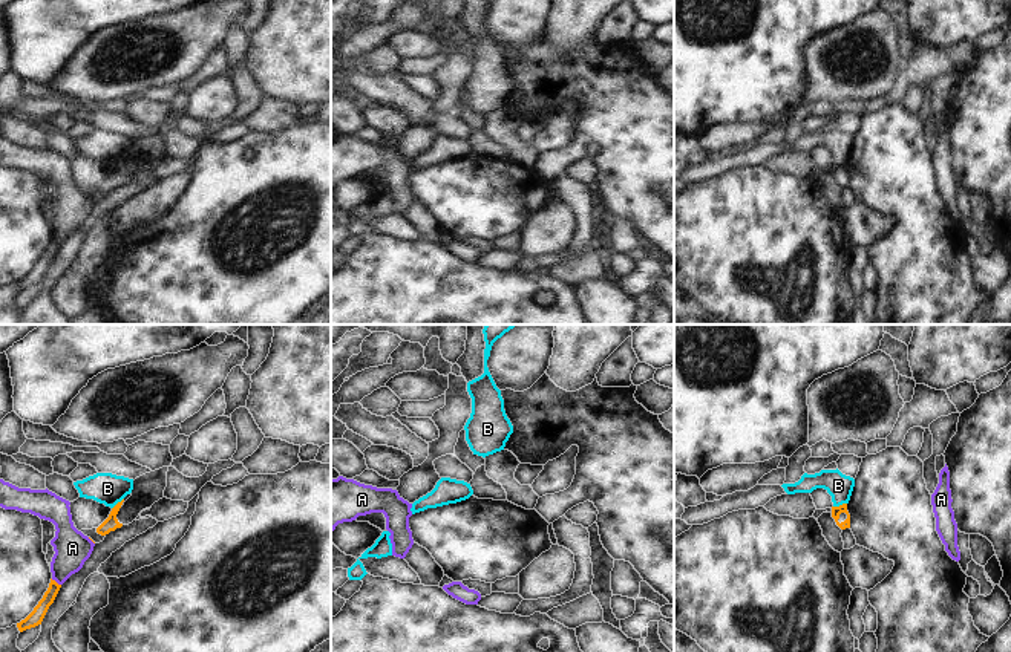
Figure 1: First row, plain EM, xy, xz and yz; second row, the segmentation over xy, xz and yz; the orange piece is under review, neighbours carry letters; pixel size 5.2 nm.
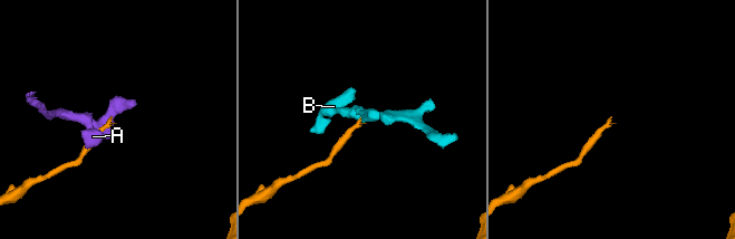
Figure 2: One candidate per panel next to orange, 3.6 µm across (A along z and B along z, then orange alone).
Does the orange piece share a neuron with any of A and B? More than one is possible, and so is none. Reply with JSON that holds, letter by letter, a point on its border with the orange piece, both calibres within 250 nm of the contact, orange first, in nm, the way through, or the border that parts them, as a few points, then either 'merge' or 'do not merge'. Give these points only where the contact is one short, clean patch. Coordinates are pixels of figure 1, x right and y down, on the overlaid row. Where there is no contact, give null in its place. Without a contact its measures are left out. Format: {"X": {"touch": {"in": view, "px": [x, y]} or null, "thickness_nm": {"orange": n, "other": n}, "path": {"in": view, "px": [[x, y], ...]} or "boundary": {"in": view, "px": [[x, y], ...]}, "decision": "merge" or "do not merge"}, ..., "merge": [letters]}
{"A": {"touch": {"in": "xy", "px": [54, 580]}, "thickness_nm": {"orange": 80, "other": 190}, "boundary": {"in": "xy", "px": [[51, 579], [60, 585]]}, "decision": "do not merge"}, "B": {"touch": {"in": "yz", "px": [840, 505]}, "thickness_nm": {"orange": 50, "other": 140}, "boundary": {"in": "yz", "px": [[846, 502], [834, 507]]}, "decision": "do not merge"}, "merge": []}

